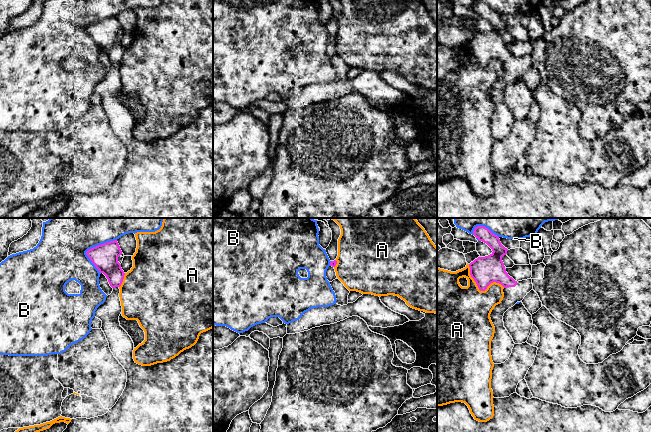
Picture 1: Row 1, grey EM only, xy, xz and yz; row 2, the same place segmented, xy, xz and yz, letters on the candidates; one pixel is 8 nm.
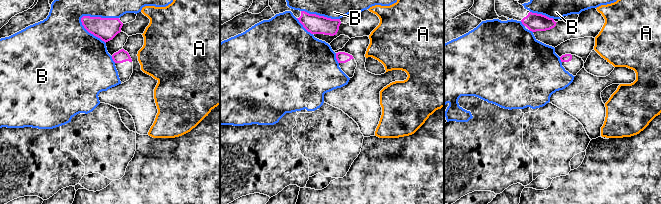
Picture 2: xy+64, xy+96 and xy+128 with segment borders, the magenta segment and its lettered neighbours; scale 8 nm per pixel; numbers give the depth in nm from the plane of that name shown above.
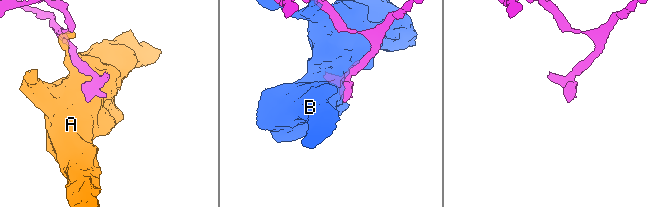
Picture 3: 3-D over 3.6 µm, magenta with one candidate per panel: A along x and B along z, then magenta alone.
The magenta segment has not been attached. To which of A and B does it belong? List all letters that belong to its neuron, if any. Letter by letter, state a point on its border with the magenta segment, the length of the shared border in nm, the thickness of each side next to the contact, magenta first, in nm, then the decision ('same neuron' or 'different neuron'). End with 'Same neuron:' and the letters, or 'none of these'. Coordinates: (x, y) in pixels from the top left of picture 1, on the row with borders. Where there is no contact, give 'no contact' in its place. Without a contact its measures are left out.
A: contact yz (479, 289); length 340 nm; calibres 220 and 440 nm; different neuron
B: contact xy (91, 248); length 300 nm; calibres 200 and 500 nm; different neuron
Same neuron: none of these

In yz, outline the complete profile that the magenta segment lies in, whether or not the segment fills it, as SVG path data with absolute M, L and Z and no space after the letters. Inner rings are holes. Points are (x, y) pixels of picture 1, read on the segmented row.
M477 226L473 235L486 243L492 253L485 257L478 257L469 264L470 275L476 282L480 291L485 291L493 283L501 284L504 289L504 297L500 304L496 305L490 314L495 327L494 337L491 341L491 356L494 364L504 363L509 359L514 341L504 327L504 313L517 302L522 302L524 297L533 290L532 279L515 281L506 272L502 257L507 254L497 235L484 226Z

